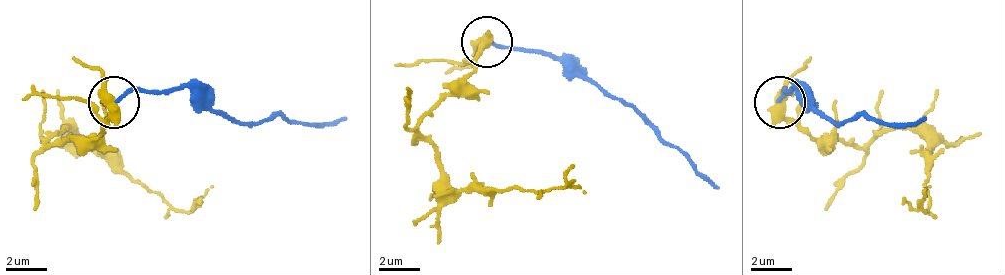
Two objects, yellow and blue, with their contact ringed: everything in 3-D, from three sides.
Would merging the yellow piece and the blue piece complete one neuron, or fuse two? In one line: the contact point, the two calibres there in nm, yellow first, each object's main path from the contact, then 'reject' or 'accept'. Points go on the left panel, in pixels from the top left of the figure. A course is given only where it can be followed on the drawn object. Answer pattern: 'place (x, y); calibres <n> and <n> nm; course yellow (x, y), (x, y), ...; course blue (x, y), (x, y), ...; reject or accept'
place (114, 102); calibres 400 and 160 nm; course yellow (115, 103), (95, 139), (59, 139), (49, 149), (64, 129), (69, 129), (176, 211), (212, 185); course blue (115, 103), (135, 88), (197, 88), (238, 124), (279, 113), (304, 124), (345, 119); reject

